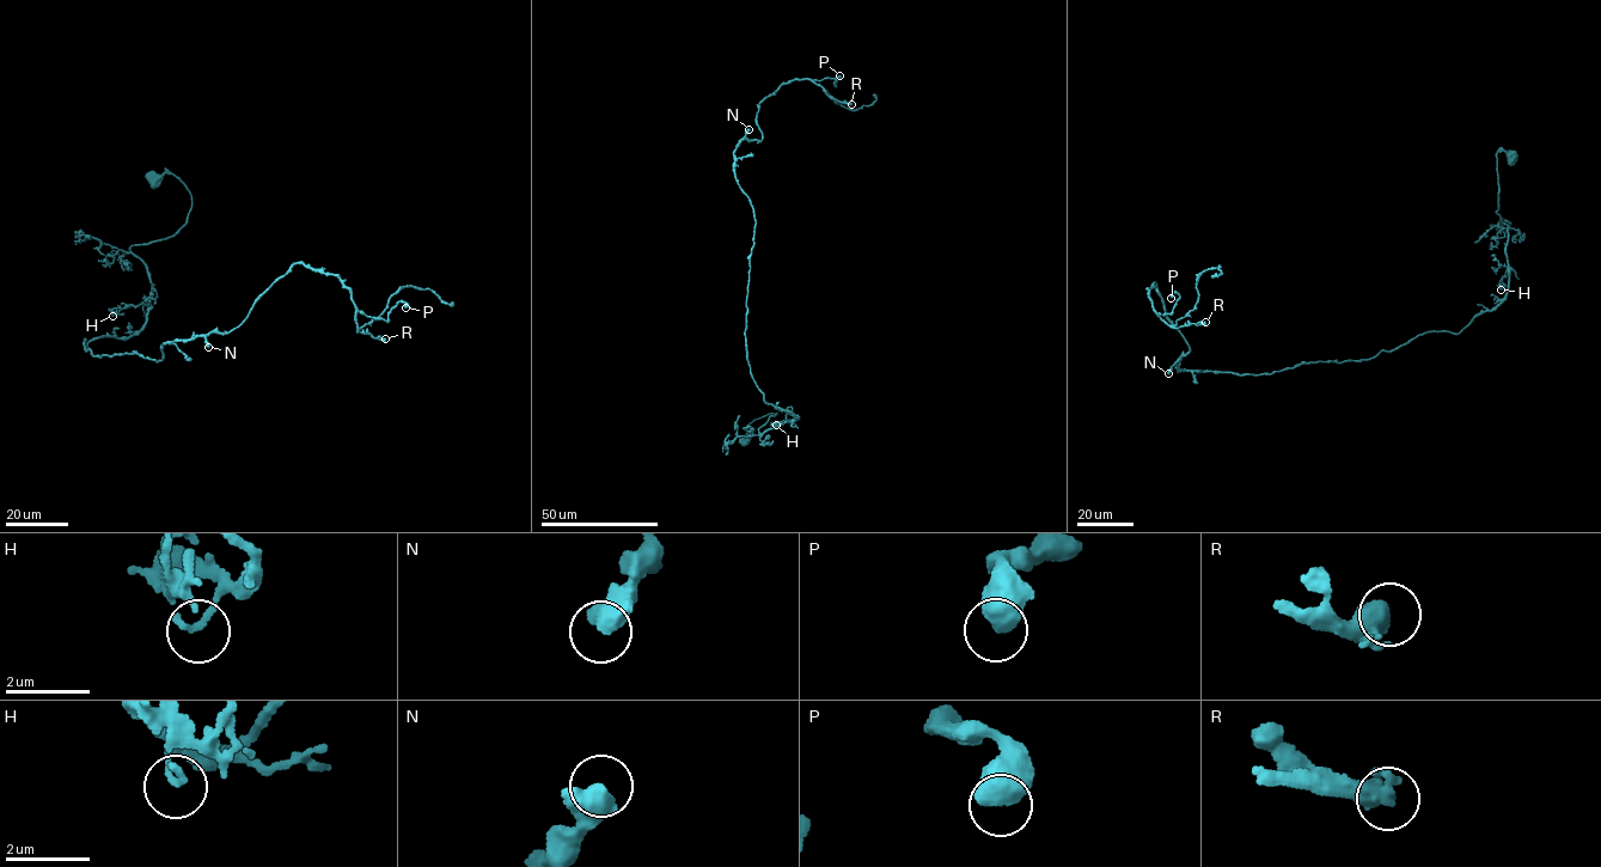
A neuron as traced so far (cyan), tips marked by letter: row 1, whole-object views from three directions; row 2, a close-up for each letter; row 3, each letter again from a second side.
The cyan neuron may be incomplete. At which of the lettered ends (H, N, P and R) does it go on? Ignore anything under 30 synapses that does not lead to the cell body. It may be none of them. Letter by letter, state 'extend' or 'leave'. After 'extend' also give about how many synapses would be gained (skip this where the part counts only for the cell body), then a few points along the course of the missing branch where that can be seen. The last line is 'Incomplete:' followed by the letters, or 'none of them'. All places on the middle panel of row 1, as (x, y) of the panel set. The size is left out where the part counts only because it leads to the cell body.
H: leave
N: leave
P: leave
R: extend | 250 syn | (851, 104), (874, 115), (899, 114), (917, 122), (921, 135), (908, 140), (891, 126), (869, 121), (854, 138)
Incomplete: R

